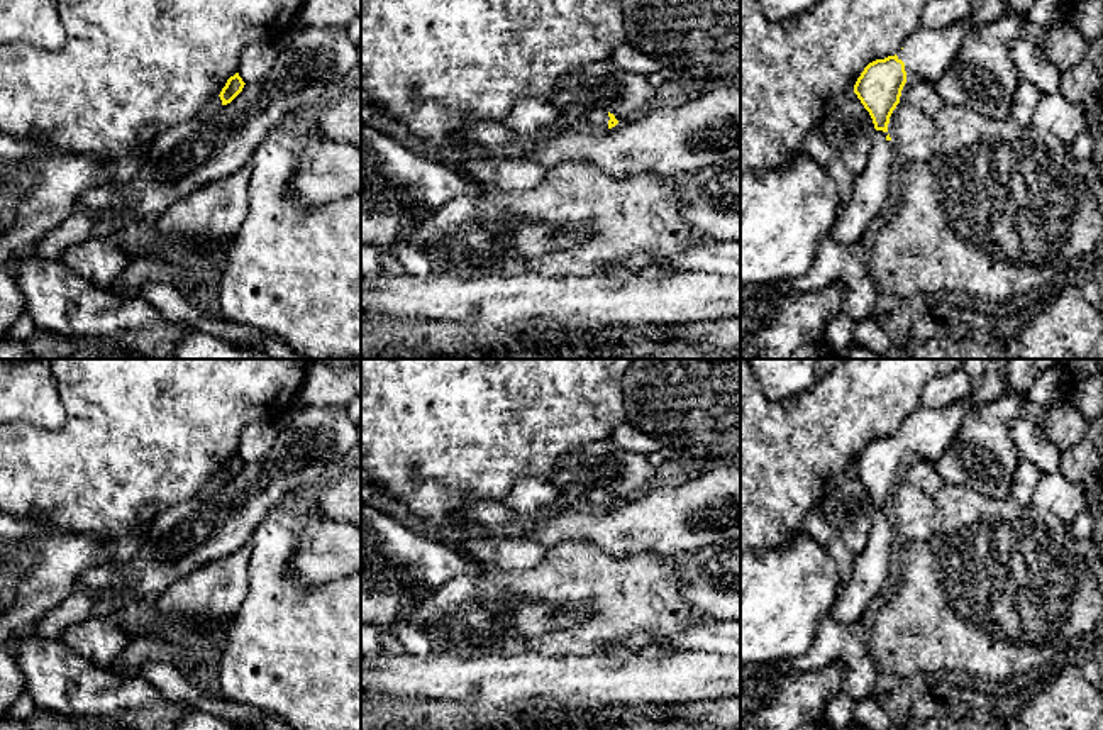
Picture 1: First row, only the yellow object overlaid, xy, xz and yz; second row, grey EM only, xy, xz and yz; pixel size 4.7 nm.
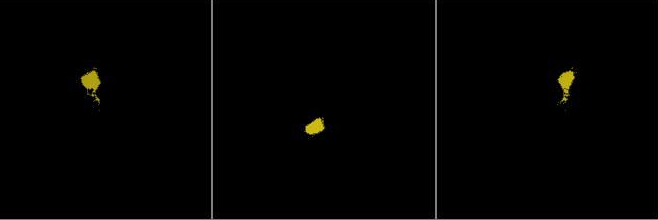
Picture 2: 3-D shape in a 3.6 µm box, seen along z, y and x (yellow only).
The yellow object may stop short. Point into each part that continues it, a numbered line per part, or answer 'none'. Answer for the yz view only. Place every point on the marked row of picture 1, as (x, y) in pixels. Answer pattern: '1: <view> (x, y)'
1: yz (927, 53)
2: yz (871, 187)

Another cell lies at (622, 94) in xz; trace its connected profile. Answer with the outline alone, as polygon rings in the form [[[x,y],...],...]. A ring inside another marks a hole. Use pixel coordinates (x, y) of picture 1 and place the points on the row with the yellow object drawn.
[[[581,64],[556,81],[554,95],[547,100],[559,113],[573,107],[603,108],[618,122],[651,110],[656,90],[647,76],[627,73],[613,64]]]

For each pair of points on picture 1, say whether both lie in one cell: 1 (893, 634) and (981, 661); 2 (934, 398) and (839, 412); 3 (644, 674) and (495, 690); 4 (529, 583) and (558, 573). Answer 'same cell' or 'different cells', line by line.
1: same cell
2: different cells
3: same cell
4: same cell

